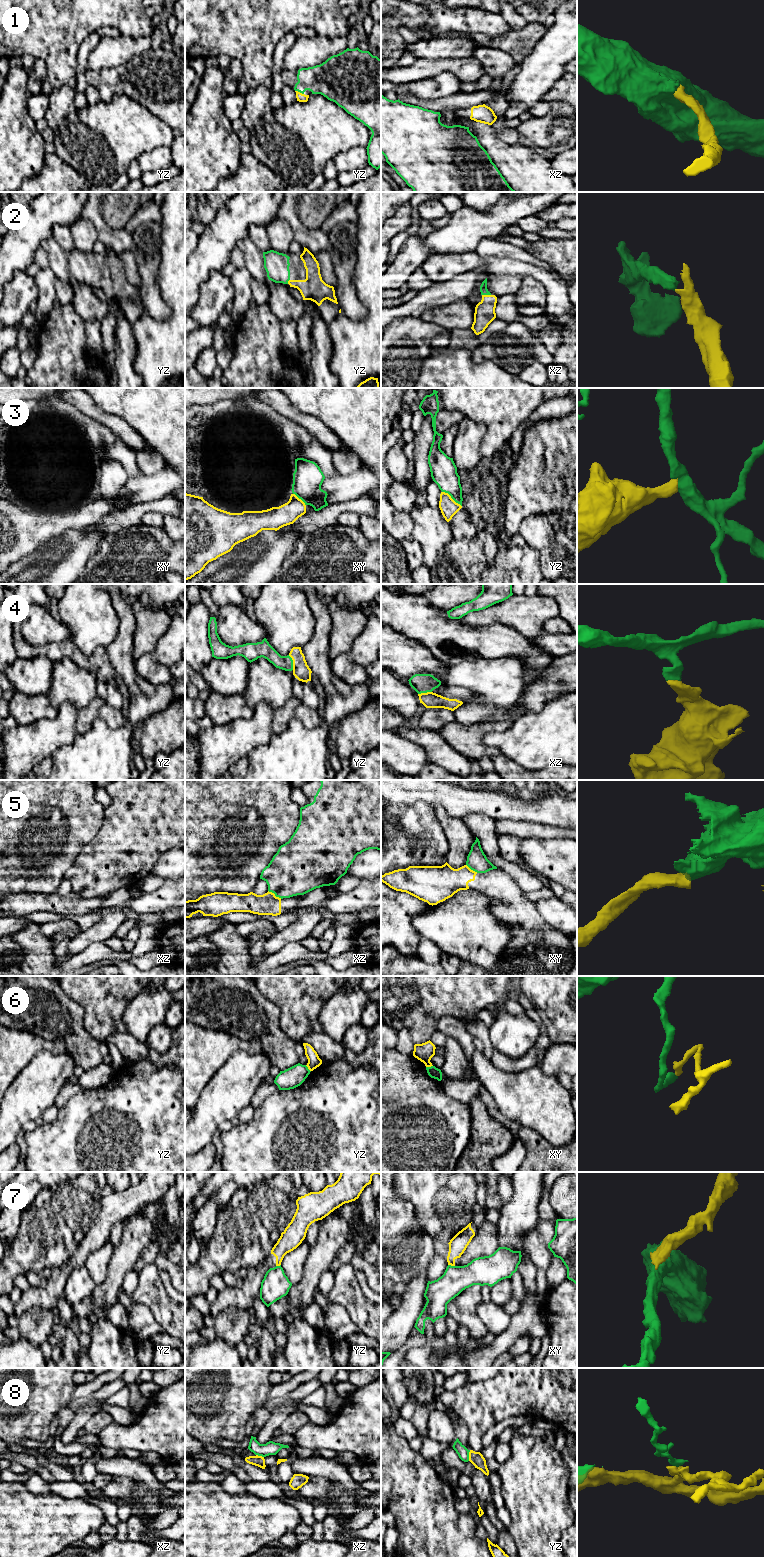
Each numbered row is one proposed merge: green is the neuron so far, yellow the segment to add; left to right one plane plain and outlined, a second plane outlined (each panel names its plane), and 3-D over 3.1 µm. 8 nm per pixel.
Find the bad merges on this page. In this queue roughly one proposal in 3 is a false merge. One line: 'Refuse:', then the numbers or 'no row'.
Refuse: 3, 5, 6, 7, 8

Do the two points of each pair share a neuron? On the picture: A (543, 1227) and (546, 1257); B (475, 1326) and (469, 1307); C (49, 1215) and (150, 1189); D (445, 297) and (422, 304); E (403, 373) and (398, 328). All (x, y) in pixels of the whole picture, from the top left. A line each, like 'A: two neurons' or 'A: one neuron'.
A: one neuron
B: one neuron
C: two neurons
D: one neuron
E: one neuron

